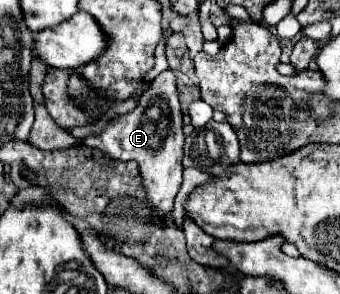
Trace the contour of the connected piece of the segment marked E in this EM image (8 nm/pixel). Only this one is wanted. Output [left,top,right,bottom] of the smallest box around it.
[81,70,183,222]

